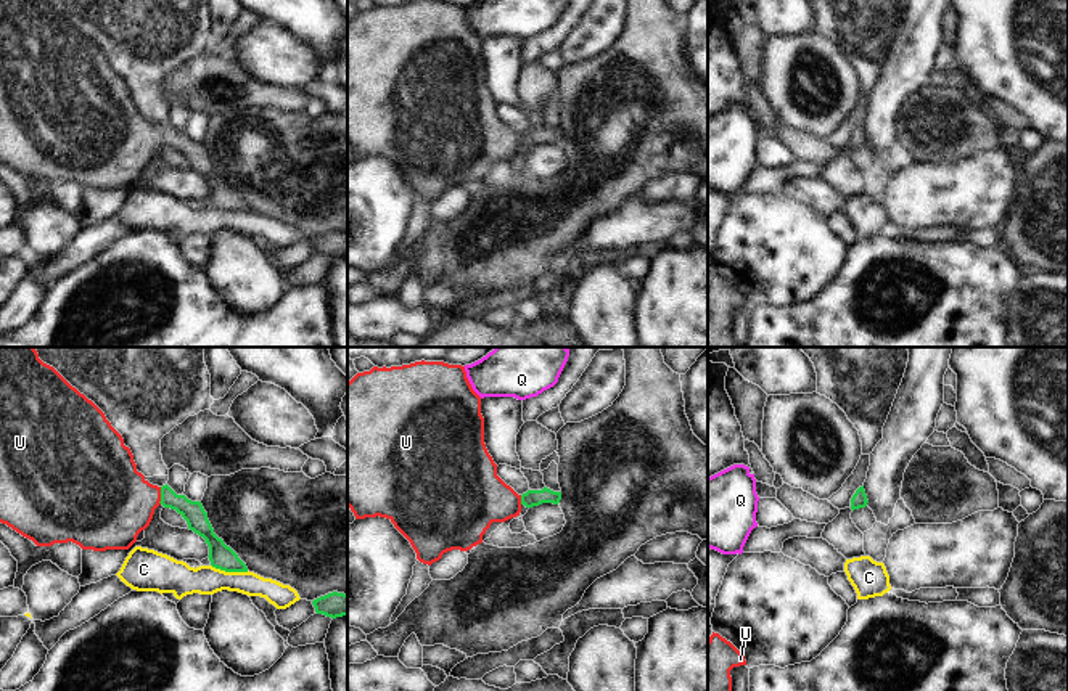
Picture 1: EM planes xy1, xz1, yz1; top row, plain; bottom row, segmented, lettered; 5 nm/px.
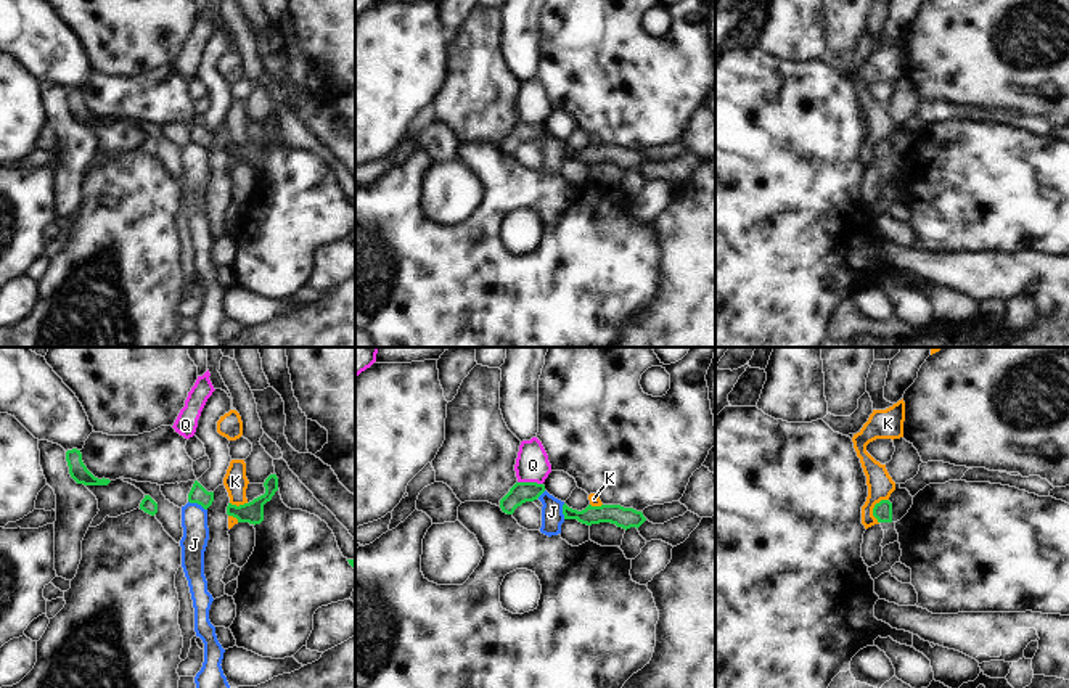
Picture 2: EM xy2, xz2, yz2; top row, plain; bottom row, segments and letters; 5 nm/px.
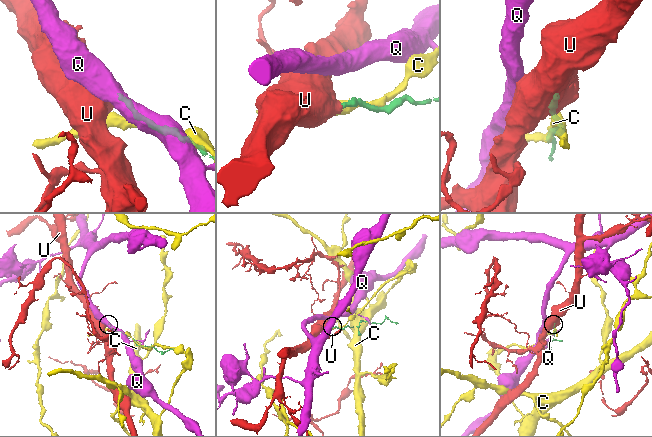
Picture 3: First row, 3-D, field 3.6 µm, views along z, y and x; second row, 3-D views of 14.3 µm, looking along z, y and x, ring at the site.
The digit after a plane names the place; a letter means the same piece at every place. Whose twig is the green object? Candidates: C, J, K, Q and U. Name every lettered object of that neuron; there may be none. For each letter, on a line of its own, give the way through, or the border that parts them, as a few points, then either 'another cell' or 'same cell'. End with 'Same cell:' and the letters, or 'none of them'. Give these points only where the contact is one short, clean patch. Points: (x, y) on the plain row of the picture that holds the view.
C: border along xy1 (211, 204), (225, 211), (248, 211); another cell
J: border along xy2 (188, 140), (206, 150); another cell
K: border along yz2 (888, 139), (883, 139), (873, 148), (873, 156), (878, 163); another cell
Q: border along xz2 (518, 121), (542, 124); another cell
U: runs through xy1 (193, 153), (161, 135), (113, 143); same cell
Same cell: U

